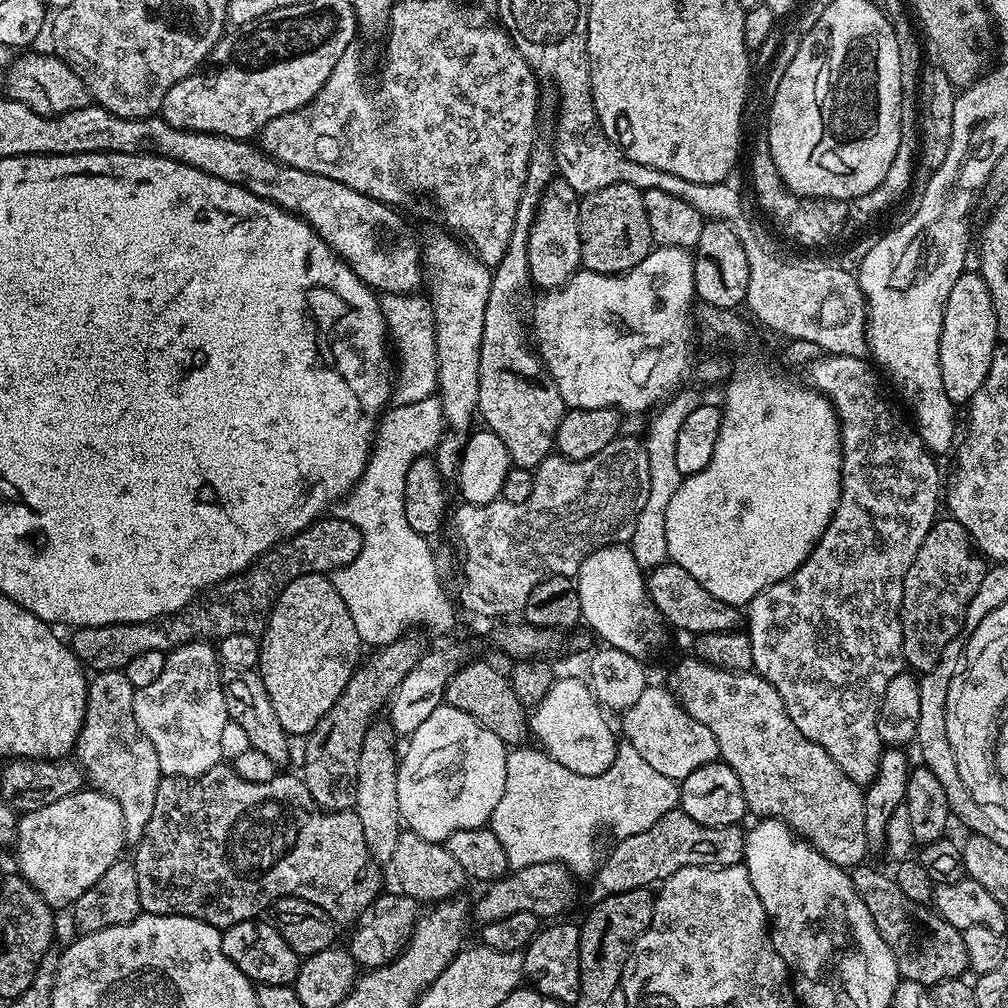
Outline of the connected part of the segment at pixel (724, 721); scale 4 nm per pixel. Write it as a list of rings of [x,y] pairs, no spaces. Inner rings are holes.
[[[699,658],[684,660],[672,672],[670,691],[679,700],[689,714],[698,722],[710,726],[710,734],[718,742],[719,759],[738,774],[738,782],[742,782],[742,794],[748,803],[748,812],[756,818],[771,818],[789,824],[793,832],[804,841],[805,845],[818,849],[826,859],[840,868],[851,870],[857,864],[865,863],[864,856],[870,851],[866,838],[866,814],[864,813],[864,794],[861,785],[855,784],[794,722],[790,722],[790,714],[786,714],[786,706],[782,706],[782,698],[770,682],[757,676],[755,671],[731,672],[715,668]]]

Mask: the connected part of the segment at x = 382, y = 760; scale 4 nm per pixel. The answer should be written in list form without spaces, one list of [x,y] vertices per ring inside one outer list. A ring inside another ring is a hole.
[[[373,722],[366,730],[366,738],[362,742],[362,754],[358,754],[358,786],[356,787],[356,807],[358,822],[362,822],[362,835],[366,837],[366,846],[377,865],[391,865],[394,858],[394,846],[398,846],[398,838],[402,831],[402,821],[398,810],[398,737],[386,722]]]

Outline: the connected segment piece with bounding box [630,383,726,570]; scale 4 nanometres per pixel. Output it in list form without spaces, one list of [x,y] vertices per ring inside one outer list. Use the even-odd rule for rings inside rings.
[[[719,384],[691,386],[679,389],[664,402],[652,415],[648,424],[648,433],[642,436],[646,458],[650,462],[650,495],[646,497],[646,506],[642,506],[642,514],[638,514],[638,526],[634,526],[634,534],[630,541],[630,549],[640,569],[651,570],[667,561],[670,541],[666,538],[666,507],[674,498],[674,493],[681,485],[683,476],[675,465],[675,445],[678,443],[679,428],[687,419],[687,415],[701,406],[723,407],[725,387]]]

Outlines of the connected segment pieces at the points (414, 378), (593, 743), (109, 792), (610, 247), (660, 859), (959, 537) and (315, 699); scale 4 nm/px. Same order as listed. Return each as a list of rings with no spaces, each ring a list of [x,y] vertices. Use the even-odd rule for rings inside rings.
[[[385,293],[380,299],[383,318],[387,322],[388,335],[396,357],[396,373],[393,381],[392,400],[395,405],[420,402],[437,393],[437,344],[436,323],[434,322],[432,305],[427,297],[413,293]]]
[[[564,676],[553,679],[550,690],[531,709],[528,727],[531,739],[554,762],[574,770],[574,774],[597,776],[611,768],[618,747],[618,736],[612,733],[610,725],[604,721],[605,709],[583,679]]]
[[[123,670],[95,673],[88,682],[86,718],[74,749],[85,781],[95,791],[114,798],[114,802],[122,806],[124,838],[132,846],[140,843],[150,822],[154,798],[158,798],[158,786],[162,779],[158,754],[154,754],[154,746],[150,746],[142,734],[138,718],[134,718],[135,693],[136,689],[130,686],[130,678],[126,678]]]
[[[629,184],[602,186],[602,190],[580,196],[580,263],[587,271],[615,276],[629,272],[654,245],[650,222],[646,218],[643,191]]]
[[[679,810],[663,814],[658,822],[654,822],[654,826],[650,826],[650,830],[642,830],[642,834],[630,834],[615,841],[617,844],[613,846],[612,853],[599,861],[591,877],[589,901],[599,902],[635,888],[659,885],[686,866],[725,868],[739,864],[744,858],[745,835],[745,829],[740,824],[704,828]]]
[[[951,518],[937,519],[930,534],[918,546],[906,582],[902,586],[900,625],[905,665],[923,674],[938,666],[940,656],[961,635],[960,627],[970,615],[970,598],[978,594],[986,571],[986,561],[975,548],[964,527]]]
[[[323,572],[302,574],[302,578],[294,578],[294,582],[282,590],[278,602],[272,607],[268,624],[259,641],[258,671],[266,686],[266,694],[270,694],[270,706],[274,706],[274,714],[278,714],[278,722],[282,722],[289,737],[307,737],[314,726],[318,726],[326,710],[338,702],[342,690],[346,690],[346,682],[350,682],[362,660],[358,630],[354,630],[354,618],[350,618],[350,610],[346,610],[342,594],[338,594],[331,579]]]

